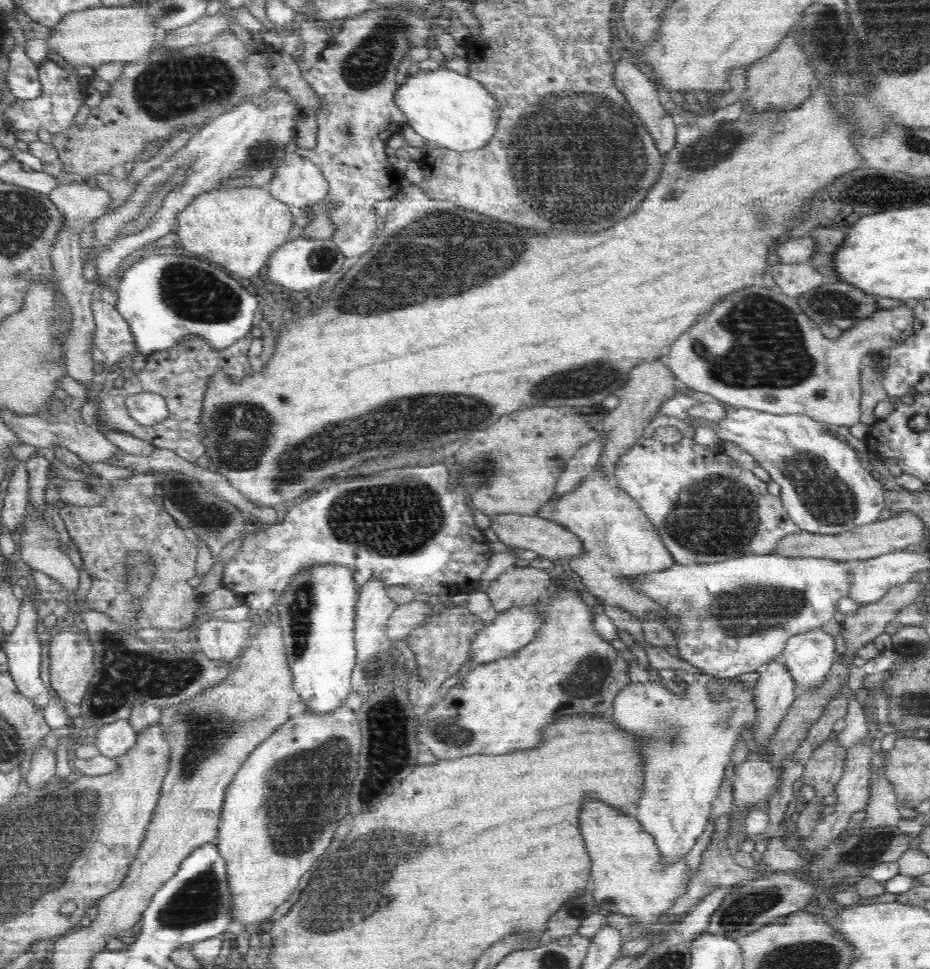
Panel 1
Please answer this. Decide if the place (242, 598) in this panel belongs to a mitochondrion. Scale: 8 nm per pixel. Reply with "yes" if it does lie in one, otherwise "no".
no

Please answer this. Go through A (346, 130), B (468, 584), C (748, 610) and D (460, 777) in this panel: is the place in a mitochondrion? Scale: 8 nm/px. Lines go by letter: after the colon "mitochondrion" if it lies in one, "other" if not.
A: mitochondrion
B: other
C: mitochondrion
D: other

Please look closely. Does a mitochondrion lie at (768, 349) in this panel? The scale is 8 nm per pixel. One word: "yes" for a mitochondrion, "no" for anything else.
yes

